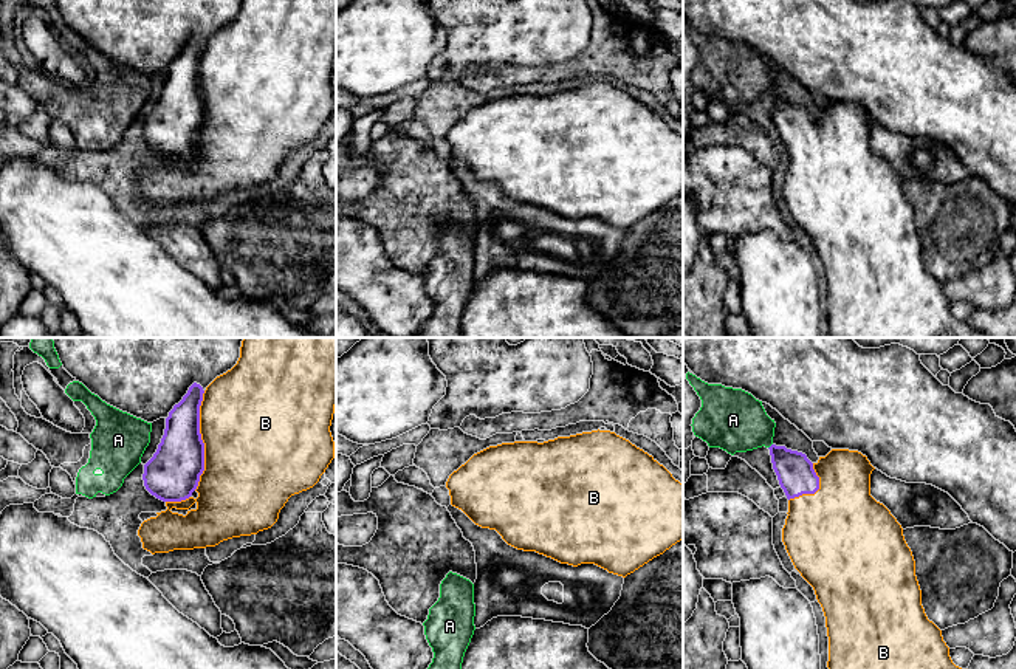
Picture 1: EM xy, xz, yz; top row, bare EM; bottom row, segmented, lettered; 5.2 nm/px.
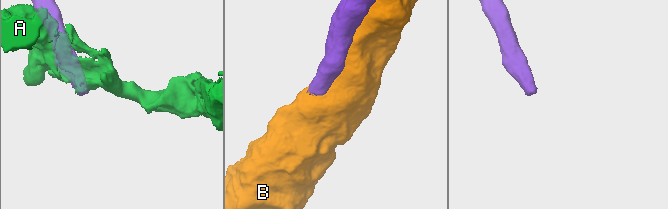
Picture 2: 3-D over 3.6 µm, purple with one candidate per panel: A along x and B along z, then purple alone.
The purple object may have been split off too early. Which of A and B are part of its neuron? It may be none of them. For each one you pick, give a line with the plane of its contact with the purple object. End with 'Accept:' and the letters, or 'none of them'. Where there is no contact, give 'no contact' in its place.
B: xy
Accept: B

